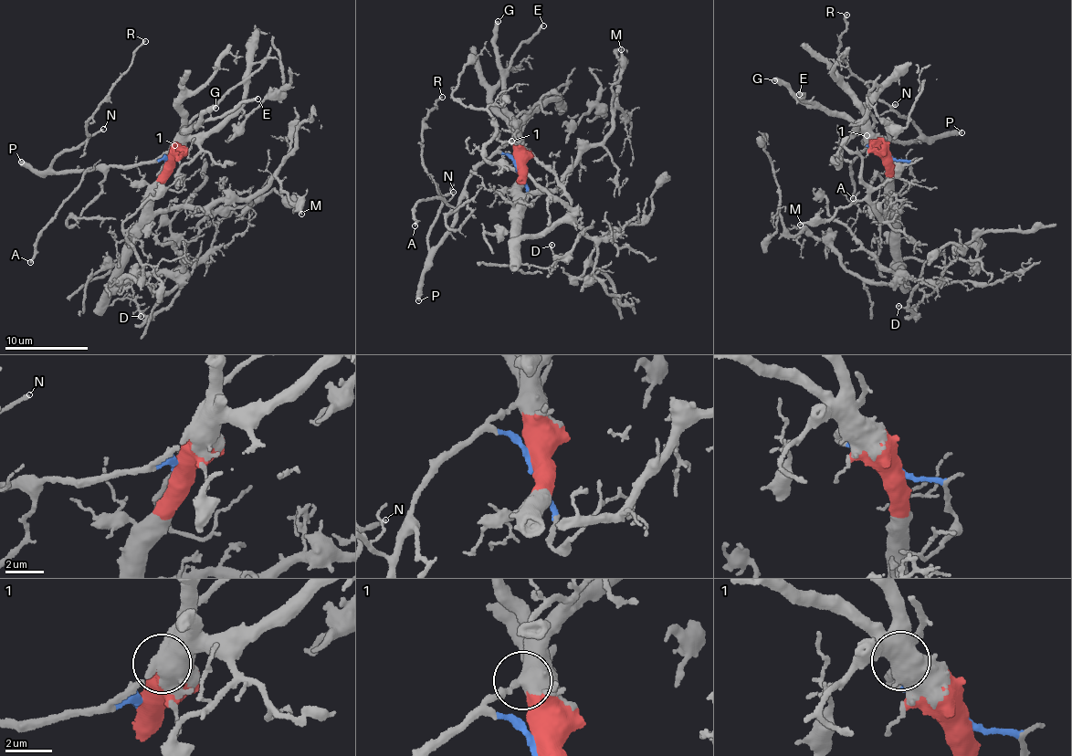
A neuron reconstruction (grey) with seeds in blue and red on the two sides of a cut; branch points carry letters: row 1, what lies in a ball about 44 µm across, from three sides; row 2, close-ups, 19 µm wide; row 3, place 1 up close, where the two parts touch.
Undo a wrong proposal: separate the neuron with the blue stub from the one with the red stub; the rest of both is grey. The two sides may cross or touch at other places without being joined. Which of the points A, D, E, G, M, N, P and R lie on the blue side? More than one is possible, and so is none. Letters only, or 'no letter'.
A, N, P, R

